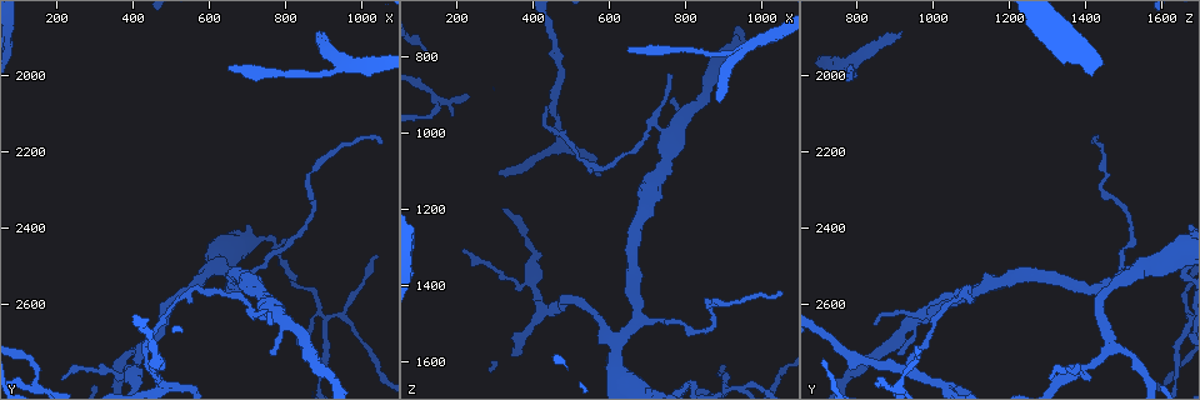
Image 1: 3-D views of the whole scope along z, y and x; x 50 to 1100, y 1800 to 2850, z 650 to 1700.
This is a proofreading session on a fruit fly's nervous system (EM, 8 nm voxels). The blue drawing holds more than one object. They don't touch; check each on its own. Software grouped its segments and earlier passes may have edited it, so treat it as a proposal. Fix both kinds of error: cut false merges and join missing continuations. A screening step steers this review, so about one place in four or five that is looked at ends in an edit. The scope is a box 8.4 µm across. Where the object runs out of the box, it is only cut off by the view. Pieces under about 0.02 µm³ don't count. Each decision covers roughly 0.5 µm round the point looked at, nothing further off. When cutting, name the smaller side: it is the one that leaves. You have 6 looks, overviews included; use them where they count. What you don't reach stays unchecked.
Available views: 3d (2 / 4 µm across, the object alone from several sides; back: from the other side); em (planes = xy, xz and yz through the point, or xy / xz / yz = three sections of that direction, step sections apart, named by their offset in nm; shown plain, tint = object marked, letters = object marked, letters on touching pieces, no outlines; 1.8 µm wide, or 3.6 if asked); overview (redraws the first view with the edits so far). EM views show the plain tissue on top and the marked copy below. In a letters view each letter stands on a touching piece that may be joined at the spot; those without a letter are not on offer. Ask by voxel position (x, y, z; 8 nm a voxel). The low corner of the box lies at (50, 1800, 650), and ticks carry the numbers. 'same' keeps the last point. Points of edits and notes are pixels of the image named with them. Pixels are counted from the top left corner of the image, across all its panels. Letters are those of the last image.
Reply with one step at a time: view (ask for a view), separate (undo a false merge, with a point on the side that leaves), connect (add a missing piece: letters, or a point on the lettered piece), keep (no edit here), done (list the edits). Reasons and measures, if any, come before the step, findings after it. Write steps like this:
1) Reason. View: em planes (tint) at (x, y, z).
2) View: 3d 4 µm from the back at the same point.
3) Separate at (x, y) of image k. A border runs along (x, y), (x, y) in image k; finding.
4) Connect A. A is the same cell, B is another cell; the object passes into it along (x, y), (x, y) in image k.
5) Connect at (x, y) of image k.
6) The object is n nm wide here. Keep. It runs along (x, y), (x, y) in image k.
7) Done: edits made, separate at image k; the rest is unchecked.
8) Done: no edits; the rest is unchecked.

Free end. View: em 3.6 µm planes (letters) at (645, 1975, 775).

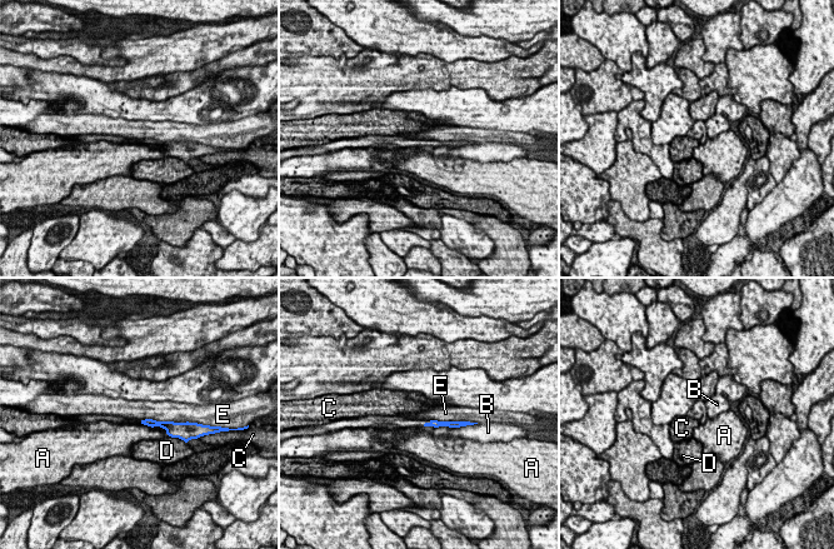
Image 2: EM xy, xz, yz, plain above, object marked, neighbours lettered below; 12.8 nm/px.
Keep. A, B, C, D and E are other cells; no lettered piece goes on from it.

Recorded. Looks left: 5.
View: em planes (tint) at (885, 1885, 920).

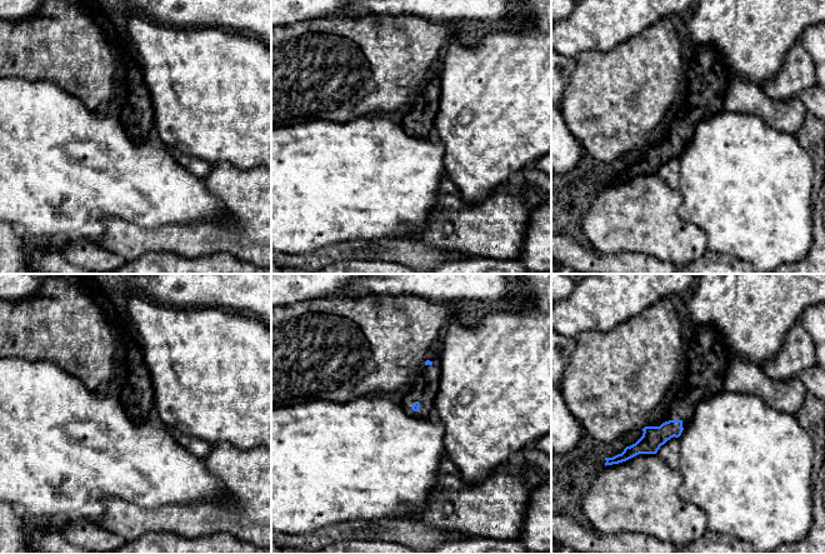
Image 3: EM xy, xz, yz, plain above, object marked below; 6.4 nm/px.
See the neighbours. View: em planes (letters) at the same point.

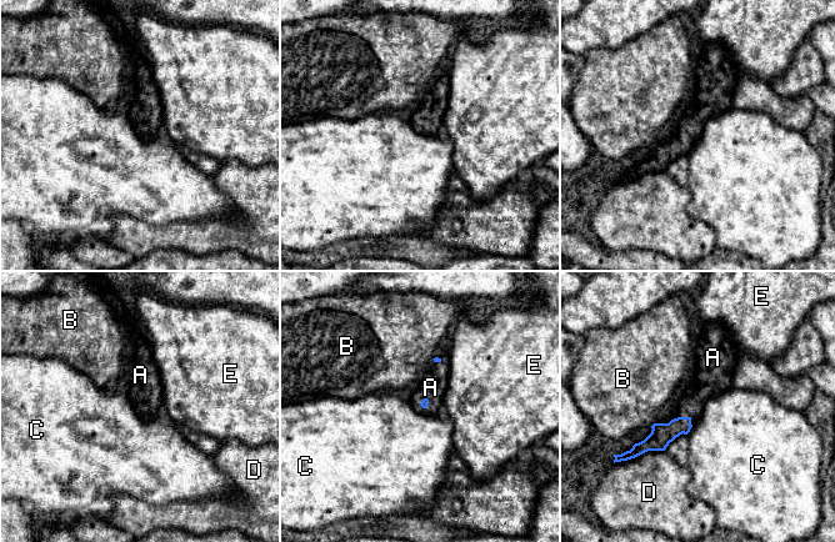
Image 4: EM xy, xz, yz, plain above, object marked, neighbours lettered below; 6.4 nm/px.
The longest contact is with D, 240 nm. Connect A. A is the same cell, B, C, D and E are other cells; it goes on there.

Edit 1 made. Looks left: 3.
Sharp bend. View: 3d 4 µm at (575, 2560, 1090).

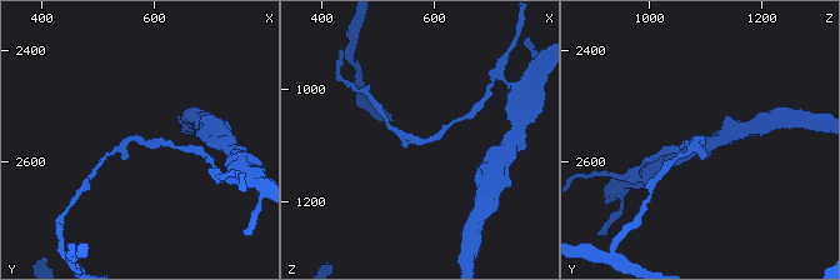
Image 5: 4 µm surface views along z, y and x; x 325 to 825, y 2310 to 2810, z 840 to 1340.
Need the tissue. View: em planes (tint) at (575, 2565, 1085).

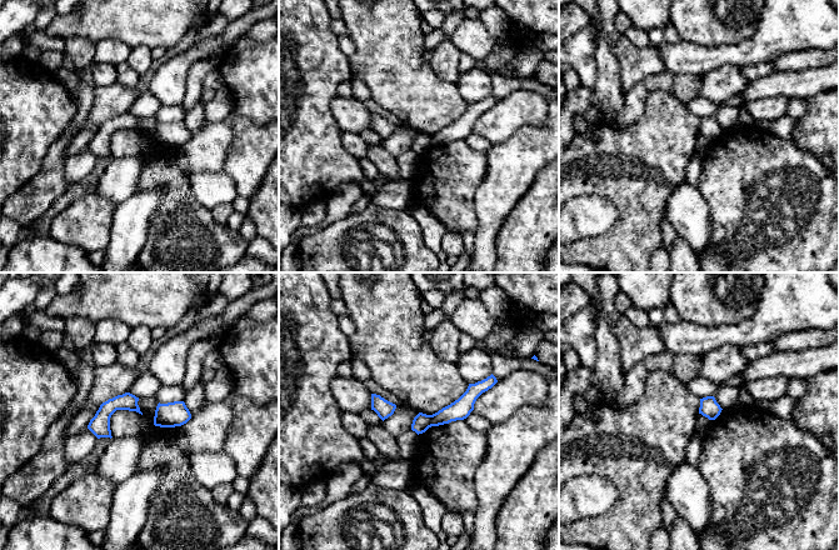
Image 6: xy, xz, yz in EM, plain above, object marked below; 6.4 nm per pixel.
View: em planes (letters) at the same point.

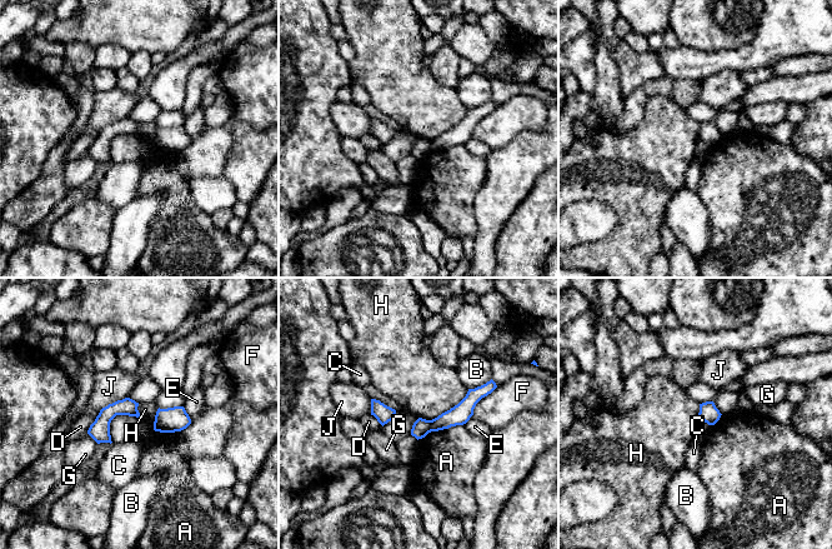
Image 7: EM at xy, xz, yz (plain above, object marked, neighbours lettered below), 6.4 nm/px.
Separate at (421, 427) of image 7. A, B, C, D, E, F, G, H and J are other cells; a border runs along (429, 420), (432, 430) in image 7; a second neuron is stuck on.

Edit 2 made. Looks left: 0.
Done: edits made, connect at image 4, separate at image 7; the rest is unchecked.

